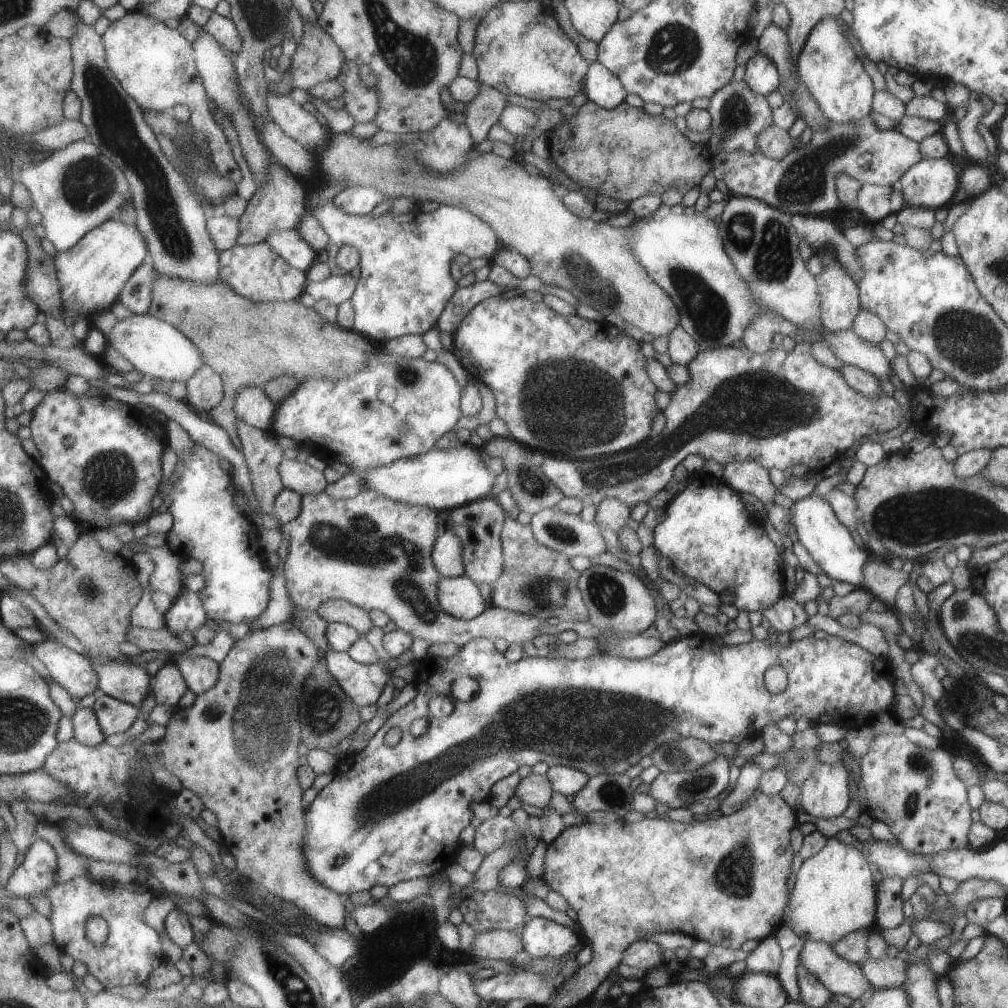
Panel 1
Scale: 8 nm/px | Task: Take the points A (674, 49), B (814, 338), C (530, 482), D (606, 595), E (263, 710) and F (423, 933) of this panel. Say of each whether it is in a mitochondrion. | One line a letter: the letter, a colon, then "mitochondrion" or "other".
A: mitochondrion
B: other
C: mitochondrion
D: mitochondrion
E: mitochondrion
F: mitochondrion

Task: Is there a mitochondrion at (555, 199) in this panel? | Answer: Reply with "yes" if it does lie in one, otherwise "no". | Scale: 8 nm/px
no

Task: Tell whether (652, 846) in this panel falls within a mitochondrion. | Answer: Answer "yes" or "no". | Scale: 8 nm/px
no

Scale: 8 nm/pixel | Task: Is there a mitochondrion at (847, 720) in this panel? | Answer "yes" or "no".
no

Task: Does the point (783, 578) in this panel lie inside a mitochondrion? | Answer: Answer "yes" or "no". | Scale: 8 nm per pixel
no

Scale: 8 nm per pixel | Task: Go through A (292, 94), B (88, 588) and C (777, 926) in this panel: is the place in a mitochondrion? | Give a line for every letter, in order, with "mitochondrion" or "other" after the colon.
A: other
B: mitochondrion
C: other

